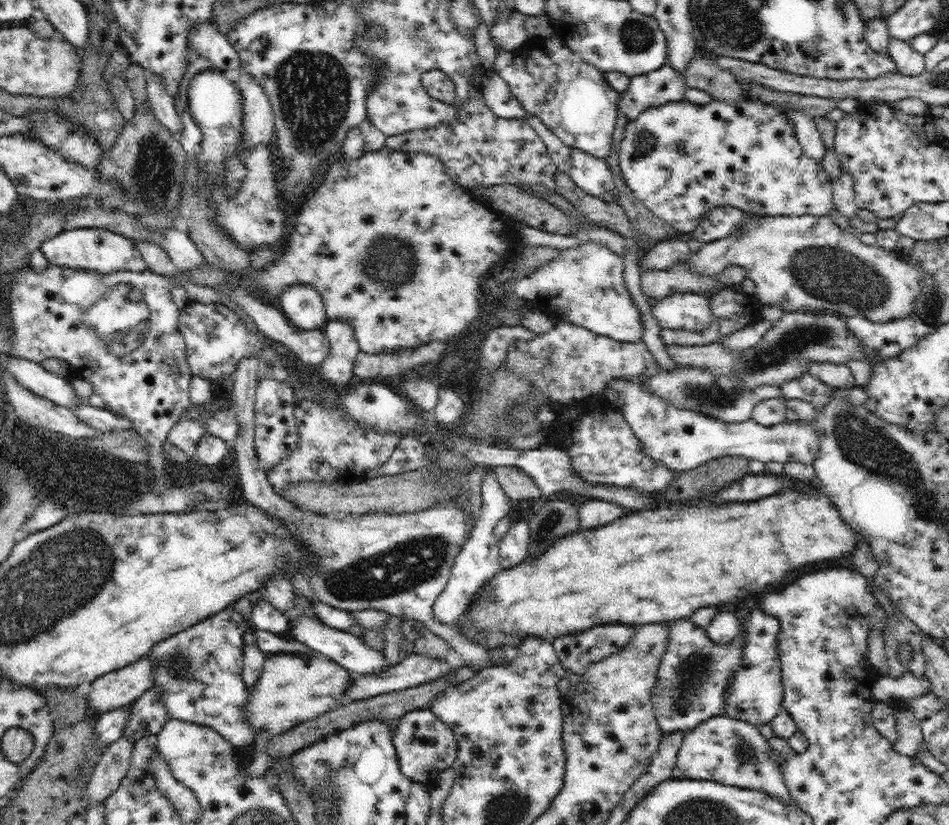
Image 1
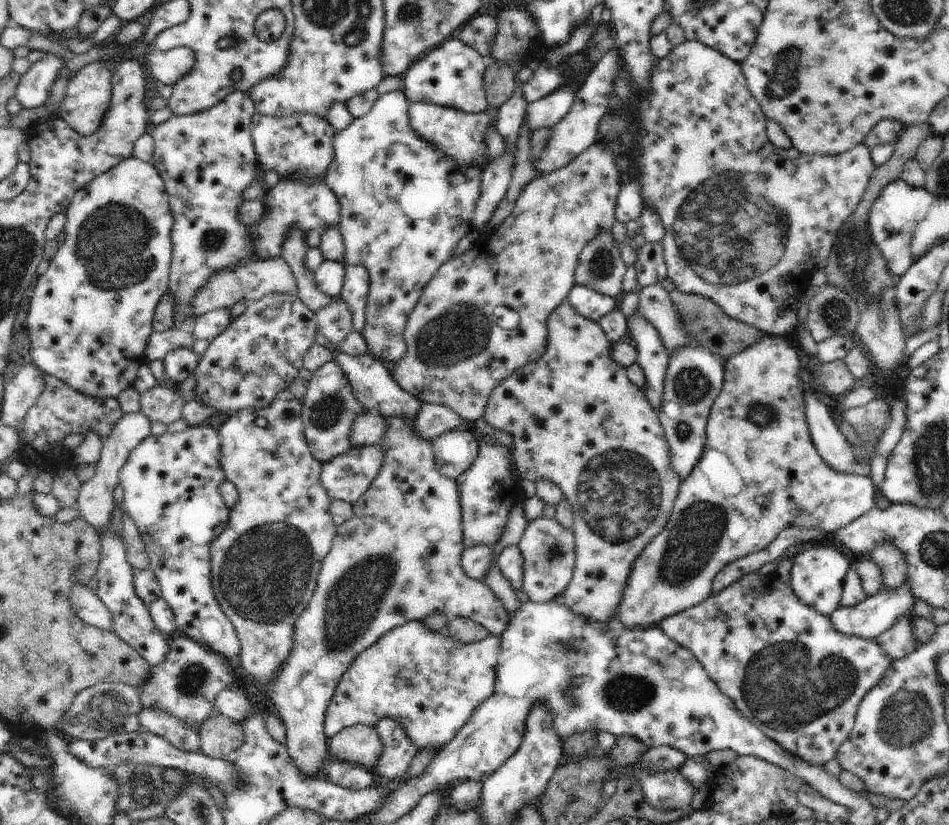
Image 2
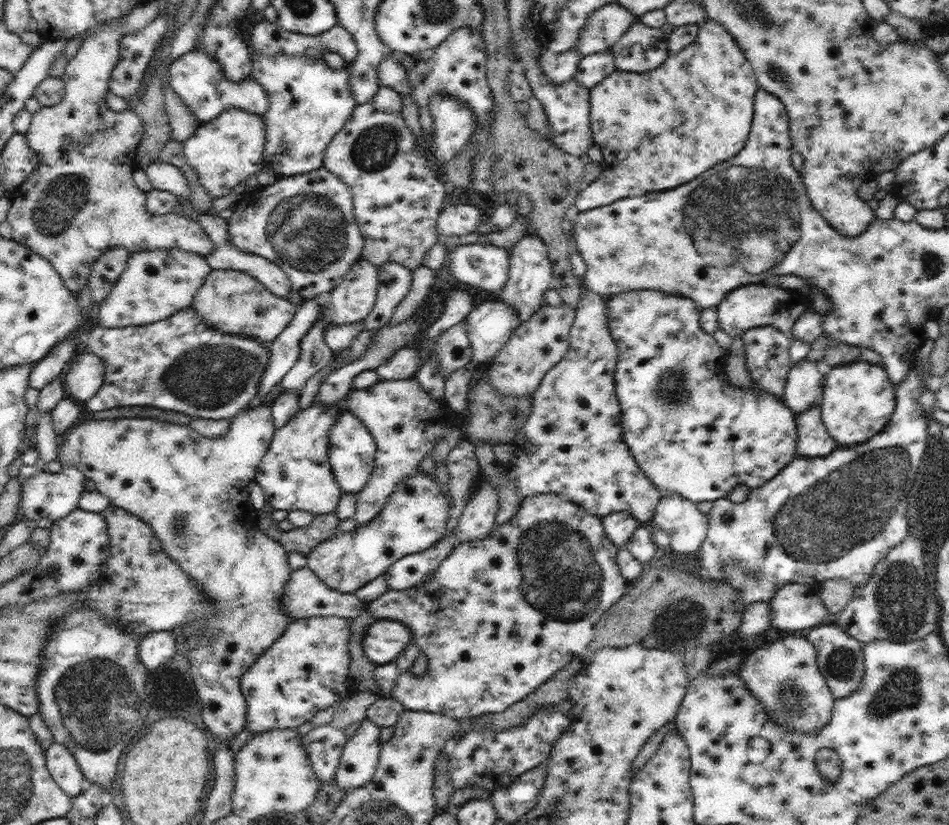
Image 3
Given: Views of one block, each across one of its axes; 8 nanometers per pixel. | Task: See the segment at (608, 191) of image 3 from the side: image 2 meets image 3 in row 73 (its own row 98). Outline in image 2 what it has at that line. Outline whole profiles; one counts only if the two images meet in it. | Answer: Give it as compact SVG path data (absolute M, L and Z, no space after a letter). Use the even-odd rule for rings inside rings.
M698 40L684 41L682 44L673 47L668 56L660 58L657 66L654 67L652 76L650 76L650 88L644 88L644 90L640 90L632 84L630 72L626 70L624 65L624 58L621 57L620 60L622 60L622 68L614 76L614 92L612 92L606 114L614 114L614 112L620 112L626 106L634 106L636 108L634 116L638 116L636 124L640 128L638 144L636 144L636 150L630 150L630 148L624 148L618 142L612 142L612 140L606 140L606 138L600 138L599 143L606 146L614 154L618 170L620 170L622 185L630 180L630 176L632 176L630 170L636 170L636 174L640 178L640 186L642 186L644 208L654 208L654 212L662 220L665 235L661 243L667 266L667 277L676 284L676 289L680 292L706 296L706 298L710 298L718 304L728 316L743 323L751 324L767 335L782 337L784 334L794 332L798 325L798 304L810 287L809 282L813 272L827 262L828 255L837 239L838 230L842 228L842 223L845 223L854 214L854 210L856 210L864 192L866 192L866 186L868 186L875 169L875 165L870 159L870 150L862 143L838 156L822 156L800 153L795 147L781 149L774 146L767 135L768 119L762 112L758 101L748 90L740 63Z

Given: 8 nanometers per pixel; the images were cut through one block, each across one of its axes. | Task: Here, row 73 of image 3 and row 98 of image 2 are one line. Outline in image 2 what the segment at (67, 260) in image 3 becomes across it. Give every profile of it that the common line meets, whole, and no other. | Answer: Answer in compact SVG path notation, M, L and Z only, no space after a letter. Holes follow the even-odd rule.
M98 60L81 68L78 74L68 82L58 117L78 132L80 136L94 134L104 122L112 100L112 74L108 69L104 62Z

